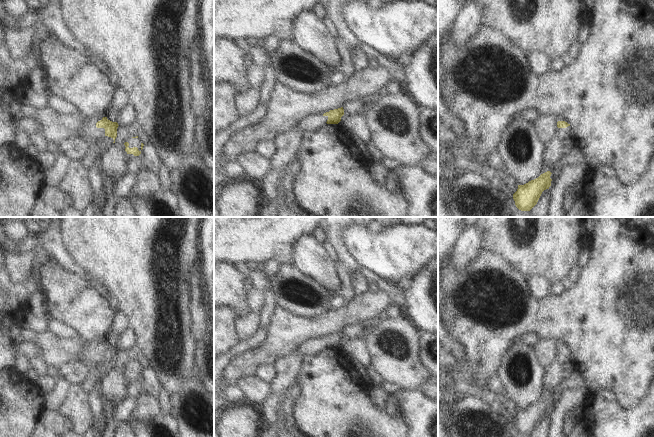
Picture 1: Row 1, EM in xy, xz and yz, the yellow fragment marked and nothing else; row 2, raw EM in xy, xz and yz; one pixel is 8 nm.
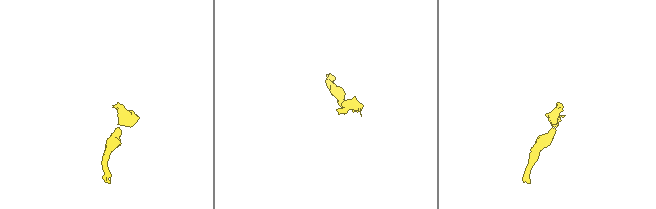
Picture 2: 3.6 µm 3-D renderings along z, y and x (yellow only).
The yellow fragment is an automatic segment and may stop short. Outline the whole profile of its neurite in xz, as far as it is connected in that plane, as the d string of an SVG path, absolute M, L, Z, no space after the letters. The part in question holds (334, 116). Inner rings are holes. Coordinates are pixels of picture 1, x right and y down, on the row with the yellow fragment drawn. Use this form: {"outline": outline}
{"outline": "M343 107L330 110L326 113L313 114L305 117L297 126L301 131L308 133L315 133L318 129L326 124L338 124L341 117L344 115Z"}

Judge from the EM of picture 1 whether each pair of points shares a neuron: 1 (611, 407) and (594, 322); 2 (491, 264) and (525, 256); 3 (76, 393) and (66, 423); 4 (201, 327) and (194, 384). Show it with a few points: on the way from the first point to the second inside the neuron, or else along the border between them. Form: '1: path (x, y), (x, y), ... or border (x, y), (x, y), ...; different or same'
1: border (591, 393), (597, 390), (612, 390), (625, 406); different
2: border (485, 248), (504, 258), (523, 275); different
3: border (62, 409), (74, 426); different
4: border (197, 372), (203, 382); different

